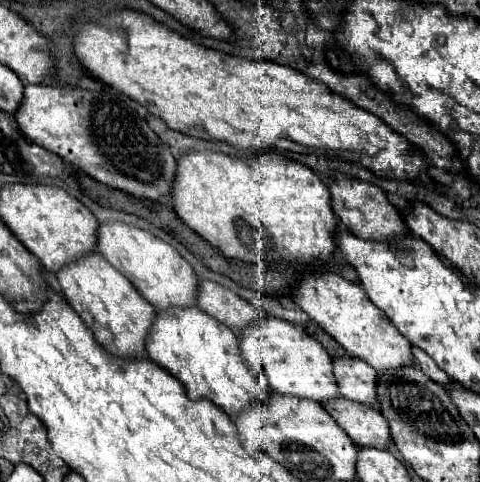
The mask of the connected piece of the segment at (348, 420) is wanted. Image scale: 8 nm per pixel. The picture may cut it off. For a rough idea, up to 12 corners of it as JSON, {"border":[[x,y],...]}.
{"border":[[339,397],[325,403],[359,447],[389,449],[387,419]]}

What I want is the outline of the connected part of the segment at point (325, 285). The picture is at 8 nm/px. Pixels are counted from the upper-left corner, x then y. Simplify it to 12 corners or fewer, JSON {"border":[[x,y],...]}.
{"border":[[307,273],[293,301],[379,373],[415,365],[367,293]]}

